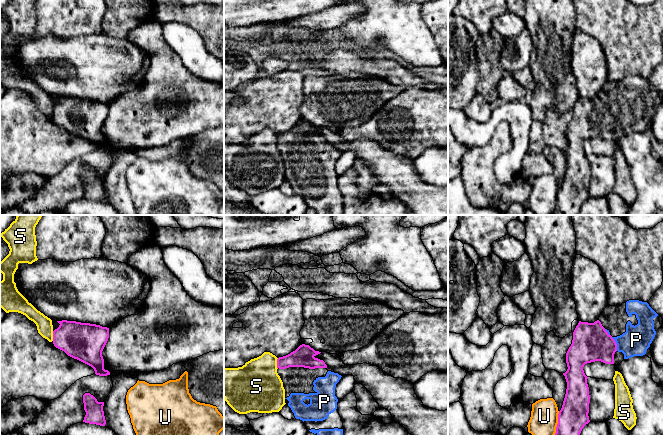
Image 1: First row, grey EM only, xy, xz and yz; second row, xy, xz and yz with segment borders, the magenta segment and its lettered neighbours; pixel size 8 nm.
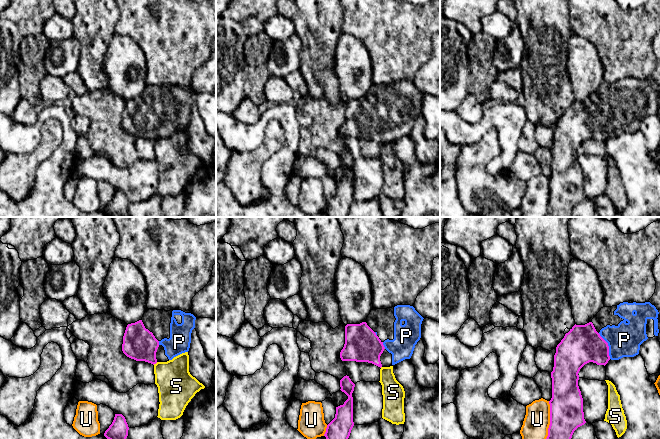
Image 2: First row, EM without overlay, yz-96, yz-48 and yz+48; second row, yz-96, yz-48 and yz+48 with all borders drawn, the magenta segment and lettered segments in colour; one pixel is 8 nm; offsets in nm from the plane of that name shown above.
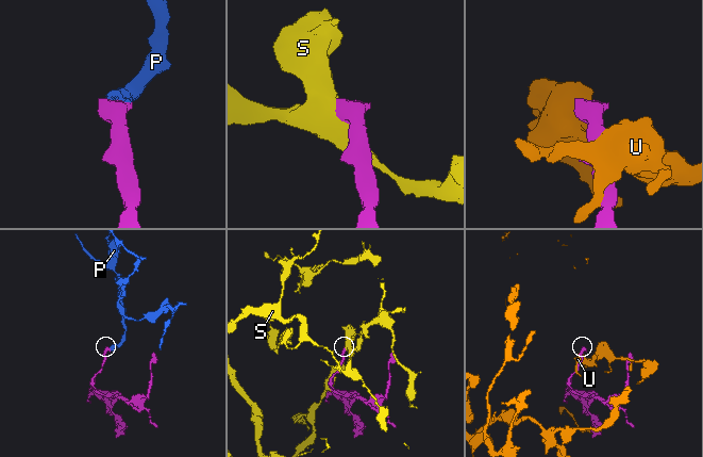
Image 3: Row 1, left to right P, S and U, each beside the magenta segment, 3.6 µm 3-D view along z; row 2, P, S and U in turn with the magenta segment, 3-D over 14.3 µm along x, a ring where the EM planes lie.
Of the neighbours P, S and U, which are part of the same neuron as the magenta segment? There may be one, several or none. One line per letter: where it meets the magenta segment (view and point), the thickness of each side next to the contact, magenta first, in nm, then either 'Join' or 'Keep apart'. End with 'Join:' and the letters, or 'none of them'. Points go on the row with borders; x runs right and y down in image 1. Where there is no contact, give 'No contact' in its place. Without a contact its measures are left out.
P: Touches magenta at yz (616, 344). Thickness 300 nm (magenta) against 220 nm. Join
S: Touches magenta at xz (277, 363). Thickness 170 nm (magenta) against 400 nm. Keep apart
U: Touches magenta at yz (558, 423). Thickness 240 nm (magenta) against 220 nm. Keep apart
Join: P

